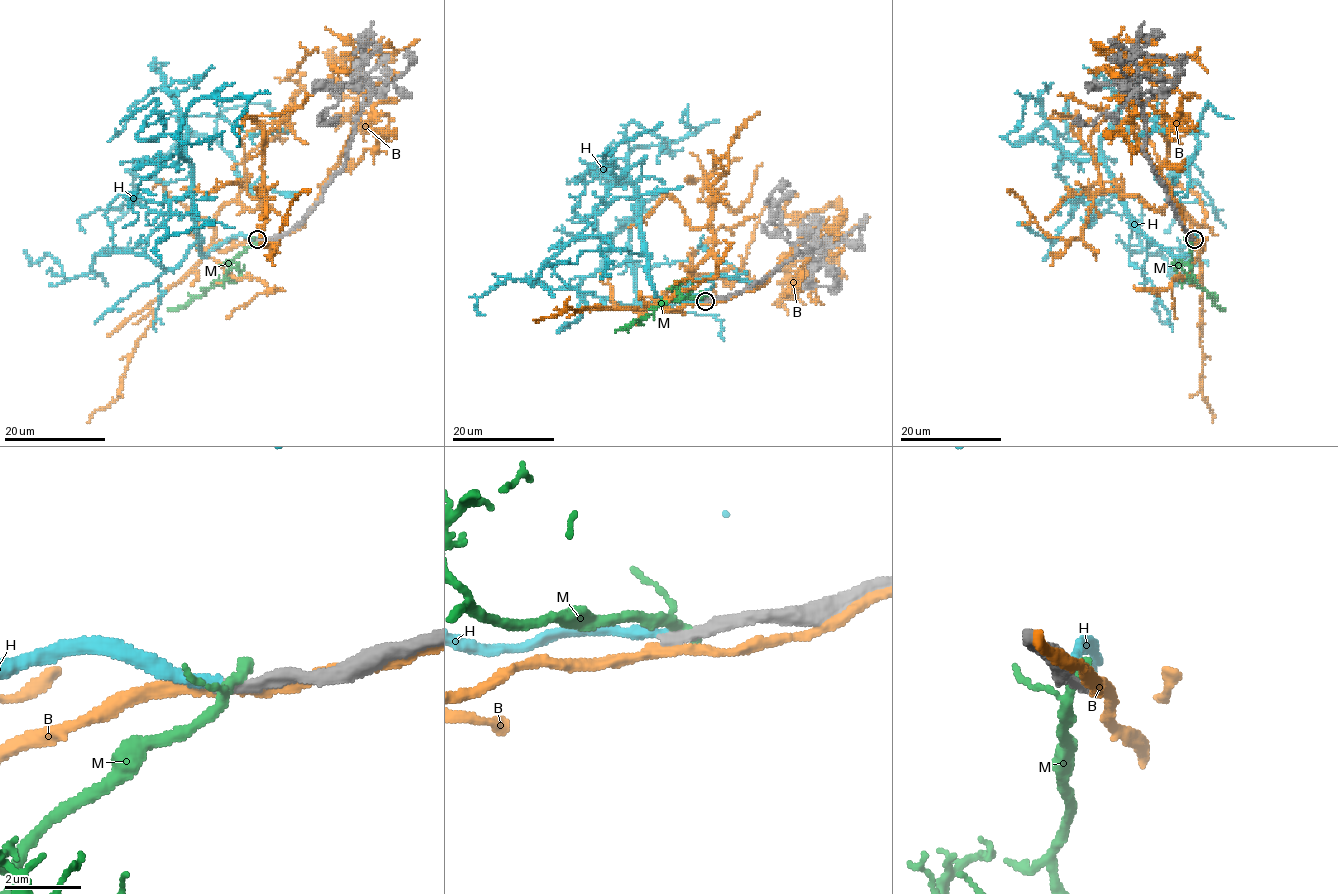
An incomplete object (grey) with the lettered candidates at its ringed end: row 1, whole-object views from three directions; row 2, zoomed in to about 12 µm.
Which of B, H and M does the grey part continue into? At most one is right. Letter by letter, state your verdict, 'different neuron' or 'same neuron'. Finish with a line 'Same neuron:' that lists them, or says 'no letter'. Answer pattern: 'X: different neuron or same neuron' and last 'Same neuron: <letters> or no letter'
B: different neuron
H: same neuron
M: different neuron
Same neuron: H

